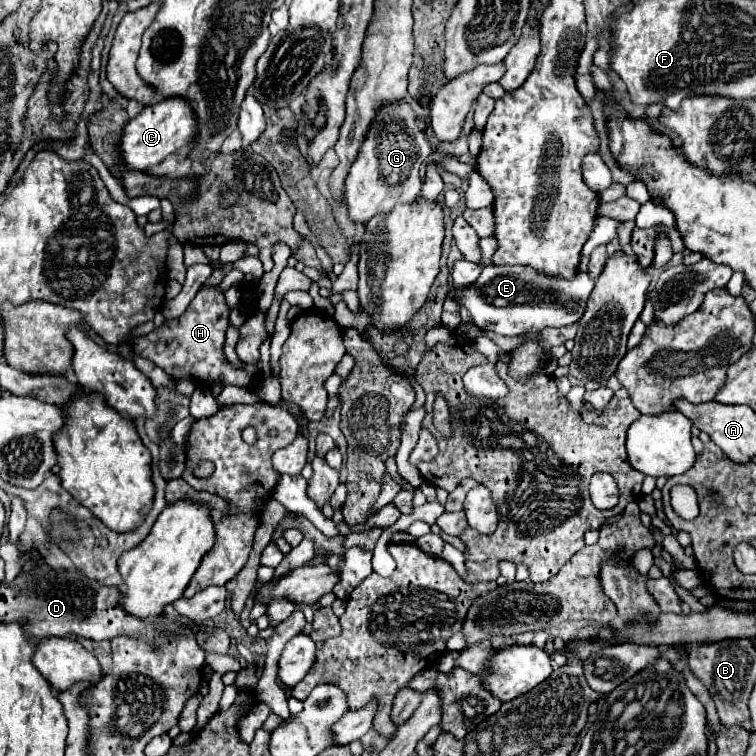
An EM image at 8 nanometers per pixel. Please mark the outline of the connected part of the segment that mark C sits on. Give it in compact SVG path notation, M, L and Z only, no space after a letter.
M162 99L152 107L144 107L142 113L126 123L118 147L122 151L126 167L130 167L132 171L146 171L146 167L162 163L170 153L176 153L180 147L188 145L188 141L192 141L194 137L194 129L194 109L190 109L190 103L186 103L186 99Z

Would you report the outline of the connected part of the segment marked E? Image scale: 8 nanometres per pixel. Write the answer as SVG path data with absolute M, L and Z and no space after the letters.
M486 265L476 285L460 291L460 303L472 315L472 323L498 335L526 335L544 327L566 327L576 323L584 309L594 281L586 273L574 279L554 279L524 265Z

